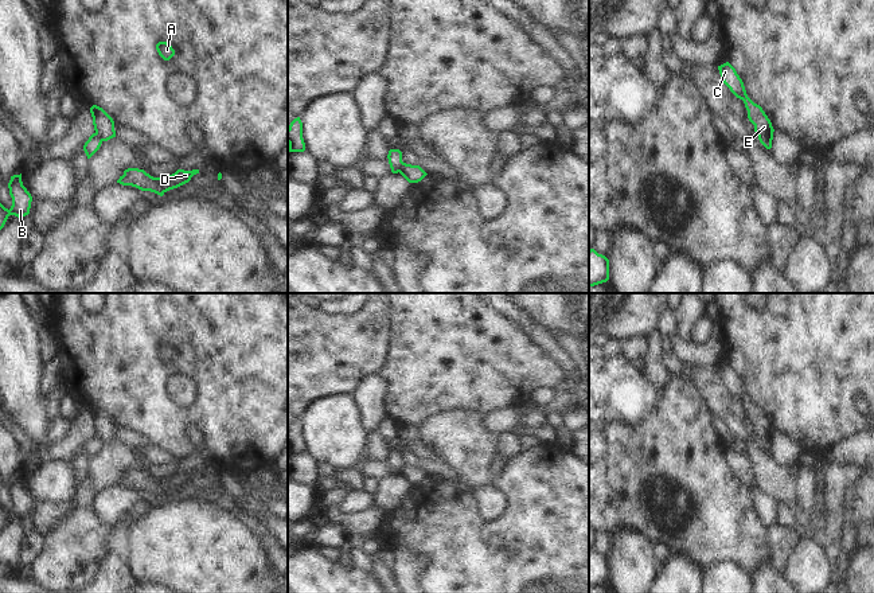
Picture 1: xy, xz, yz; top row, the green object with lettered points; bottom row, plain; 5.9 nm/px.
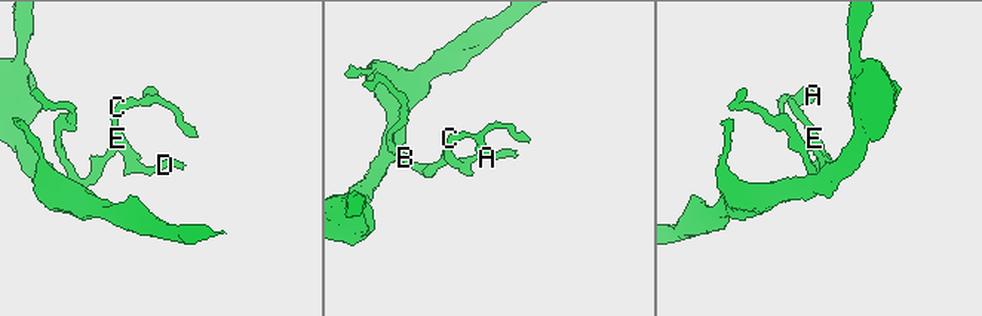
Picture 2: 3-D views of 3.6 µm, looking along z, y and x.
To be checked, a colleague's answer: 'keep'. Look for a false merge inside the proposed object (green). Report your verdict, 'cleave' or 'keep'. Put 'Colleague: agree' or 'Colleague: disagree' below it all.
cleave
Colleague: disagree

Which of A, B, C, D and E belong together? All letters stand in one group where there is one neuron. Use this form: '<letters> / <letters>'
A C D E / B

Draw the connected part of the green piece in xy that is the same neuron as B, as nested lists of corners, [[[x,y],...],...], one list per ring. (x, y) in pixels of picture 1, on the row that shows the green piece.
[[[22,173],[11,176],[8,188],[12,198],[12,206],[8,210],[0,203],[0,230],[4,227],[9,215],[15,215],[17,218],[28,215],[32,202],[31,194],[23,186]]]

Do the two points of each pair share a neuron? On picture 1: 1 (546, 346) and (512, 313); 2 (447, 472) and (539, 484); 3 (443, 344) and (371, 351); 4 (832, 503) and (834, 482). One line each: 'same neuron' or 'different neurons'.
1: same neuron
2: different neurons
3: different neurons
4: same neuron

